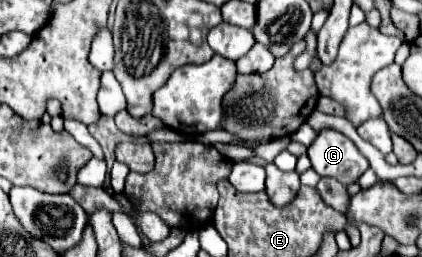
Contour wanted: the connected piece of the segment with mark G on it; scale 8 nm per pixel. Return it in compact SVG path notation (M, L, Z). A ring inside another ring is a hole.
M330 128L318 132L314 144L308 146L308 158L320 176L332 176L344 186L358 182L370 166L348 136Z

